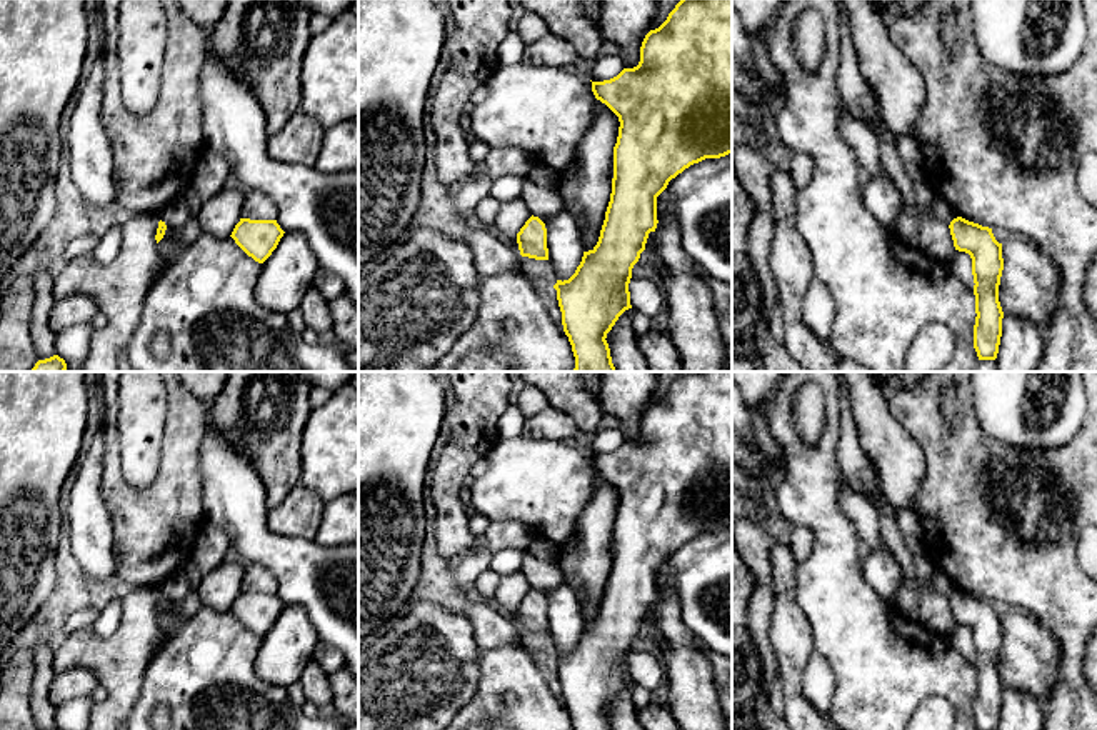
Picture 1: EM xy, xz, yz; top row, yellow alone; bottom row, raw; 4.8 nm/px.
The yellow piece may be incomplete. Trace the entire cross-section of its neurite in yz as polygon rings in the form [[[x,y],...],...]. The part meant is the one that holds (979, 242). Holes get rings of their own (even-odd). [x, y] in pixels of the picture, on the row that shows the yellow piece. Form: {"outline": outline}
{"outline": [[[957,217],[949,225],[954,247],[972,258],[975,325],[974,348],[979,360],[995,360],[1002,337],[1004,312],[999,285],[1004,270],[1002,243],[992,228]]]}

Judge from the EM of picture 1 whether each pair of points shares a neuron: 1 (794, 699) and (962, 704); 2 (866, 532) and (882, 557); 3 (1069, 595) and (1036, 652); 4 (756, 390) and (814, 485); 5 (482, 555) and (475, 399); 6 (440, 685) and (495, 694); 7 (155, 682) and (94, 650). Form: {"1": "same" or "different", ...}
{"1": "different", "2": "different", "3": "different", "4": "different", "5": "different", "6": "different", "7": "different"}

